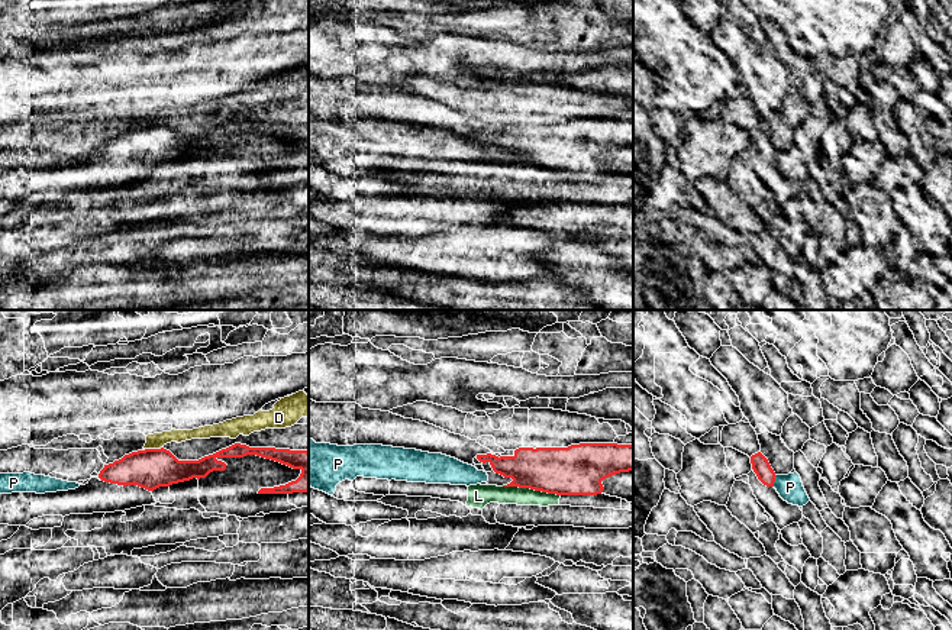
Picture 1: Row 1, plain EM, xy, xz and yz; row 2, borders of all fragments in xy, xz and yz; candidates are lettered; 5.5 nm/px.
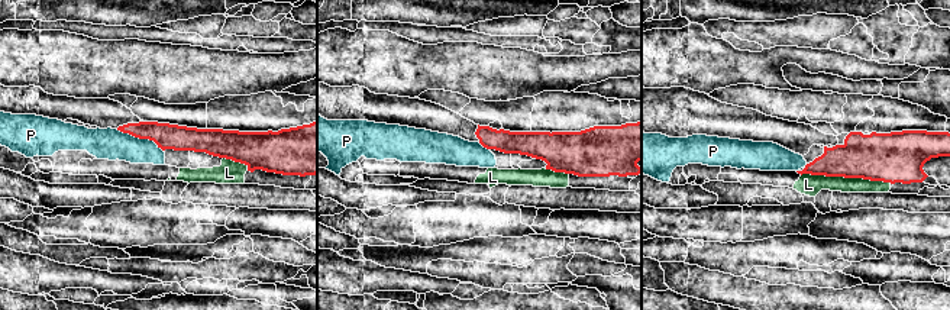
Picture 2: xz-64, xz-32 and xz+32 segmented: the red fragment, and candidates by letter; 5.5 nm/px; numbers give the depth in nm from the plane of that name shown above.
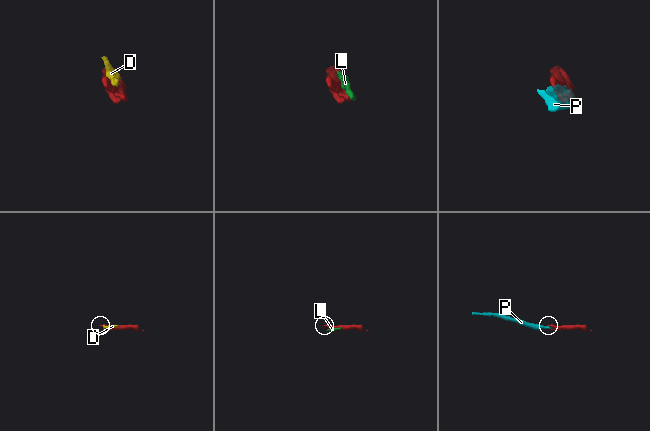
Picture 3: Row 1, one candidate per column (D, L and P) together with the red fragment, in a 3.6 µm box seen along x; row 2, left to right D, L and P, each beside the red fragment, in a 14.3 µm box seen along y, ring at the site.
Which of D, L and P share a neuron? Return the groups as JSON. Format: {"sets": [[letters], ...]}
{"sets": [["D"], ["L", "P"]]}

